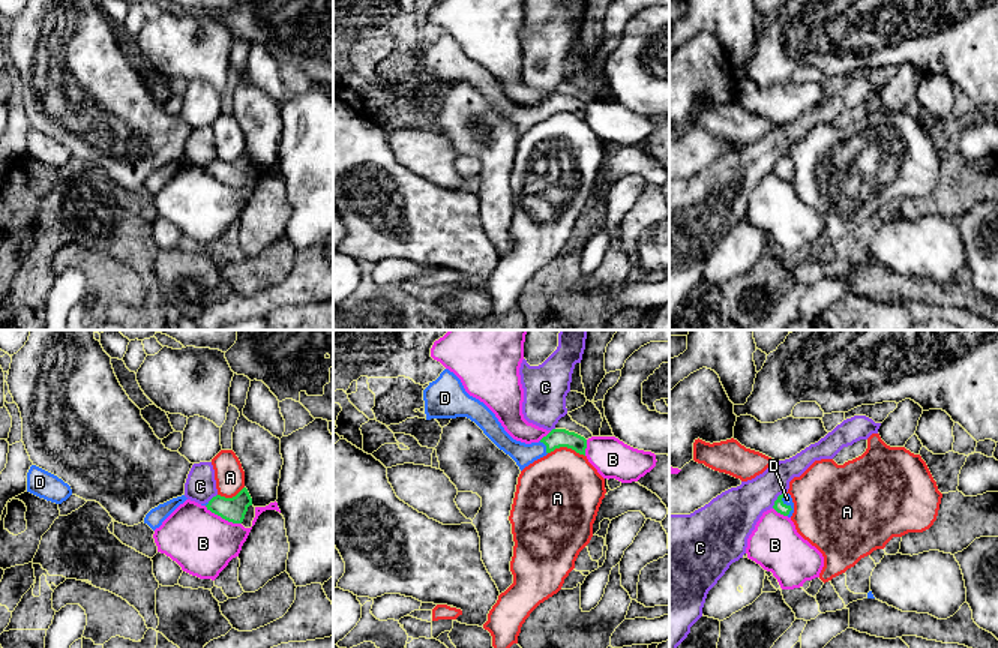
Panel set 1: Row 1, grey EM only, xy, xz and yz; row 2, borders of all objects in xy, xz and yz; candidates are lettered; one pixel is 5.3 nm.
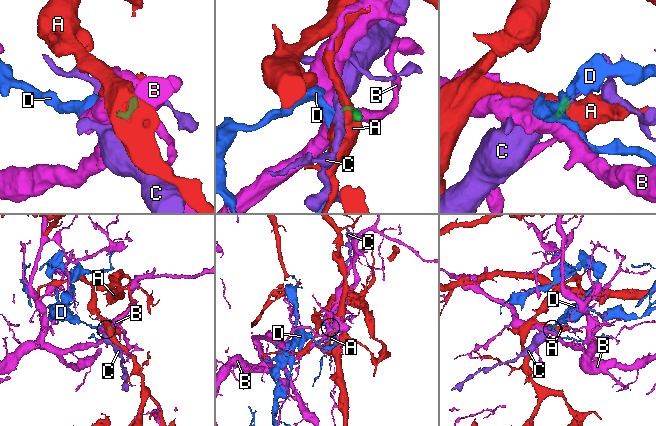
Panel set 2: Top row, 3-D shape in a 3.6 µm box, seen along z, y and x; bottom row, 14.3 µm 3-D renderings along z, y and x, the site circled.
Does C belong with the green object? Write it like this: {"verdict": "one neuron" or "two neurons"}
{"verdict": "two neurons"}

